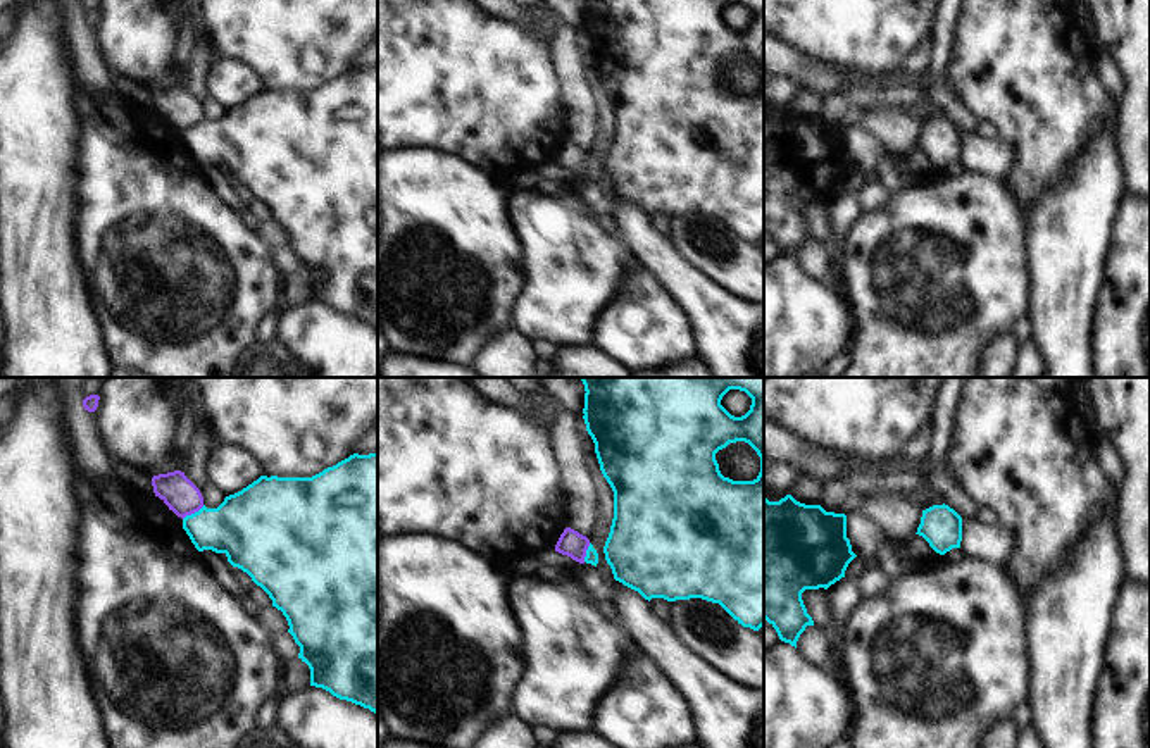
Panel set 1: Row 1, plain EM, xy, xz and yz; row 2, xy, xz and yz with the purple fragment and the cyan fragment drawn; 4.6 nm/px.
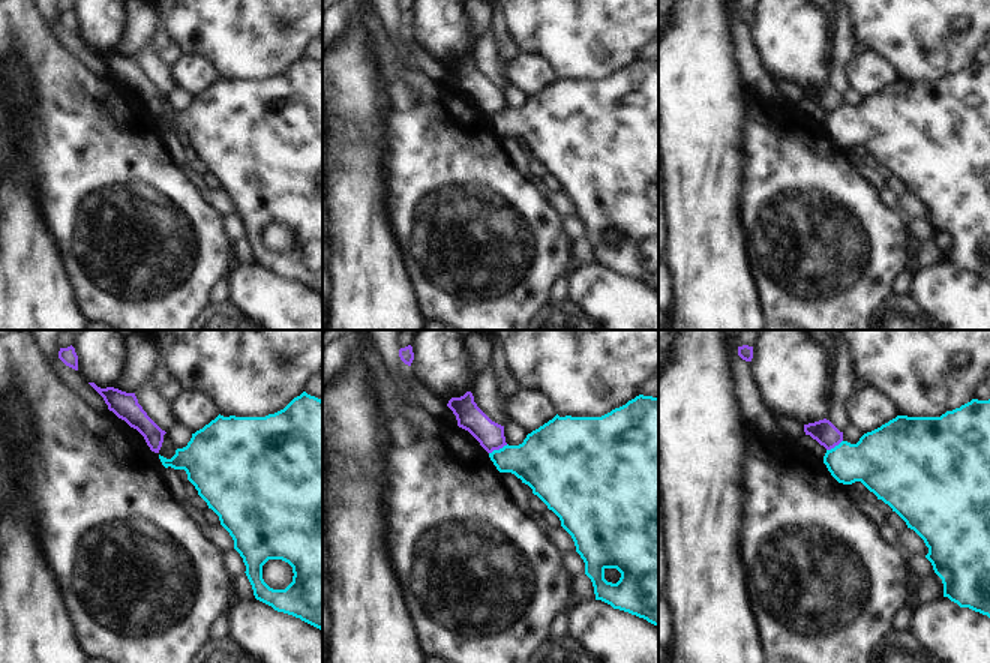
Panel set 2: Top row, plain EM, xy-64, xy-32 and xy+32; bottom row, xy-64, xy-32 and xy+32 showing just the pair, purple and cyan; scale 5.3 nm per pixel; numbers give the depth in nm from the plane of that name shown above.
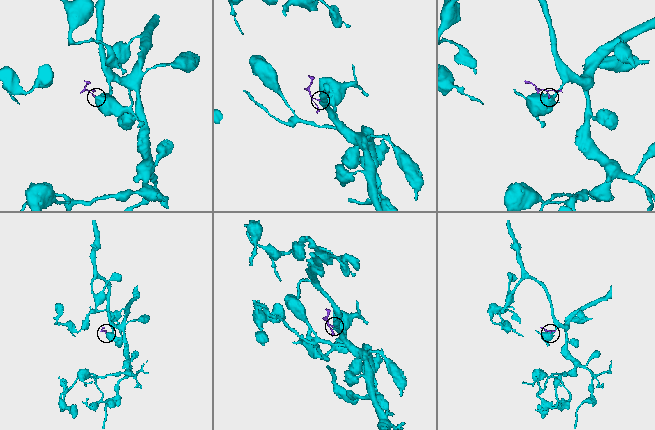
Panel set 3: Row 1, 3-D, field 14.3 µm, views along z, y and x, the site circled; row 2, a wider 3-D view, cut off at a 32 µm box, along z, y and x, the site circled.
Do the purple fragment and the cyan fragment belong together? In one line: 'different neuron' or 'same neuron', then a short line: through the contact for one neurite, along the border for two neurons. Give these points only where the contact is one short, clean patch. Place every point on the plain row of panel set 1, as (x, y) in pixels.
different neuron; line xy (204, 119), (183, 133)

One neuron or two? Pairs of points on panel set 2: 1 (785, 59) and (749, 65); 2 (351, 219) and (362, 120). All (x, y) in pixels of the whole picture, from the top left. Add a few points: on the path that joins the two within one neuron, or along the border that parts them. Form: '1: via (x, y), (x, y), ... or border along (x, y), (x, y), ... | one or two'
1: border along (749, 29), (755, 51), (768, 75) | two
2: via (354, 195), (354, 144) | one

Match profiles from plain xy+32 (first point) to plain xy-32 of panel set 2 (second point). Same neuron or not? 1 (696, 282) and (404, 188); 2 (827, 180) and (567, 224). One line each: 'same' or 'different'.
1: different
2: different

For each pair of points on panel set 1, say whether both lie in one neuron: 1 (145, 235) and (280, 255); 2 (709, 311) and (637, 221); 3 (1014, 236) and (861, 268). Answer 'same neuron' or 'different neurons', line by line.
1: different neurons
2: same neuron
3: same neuron

